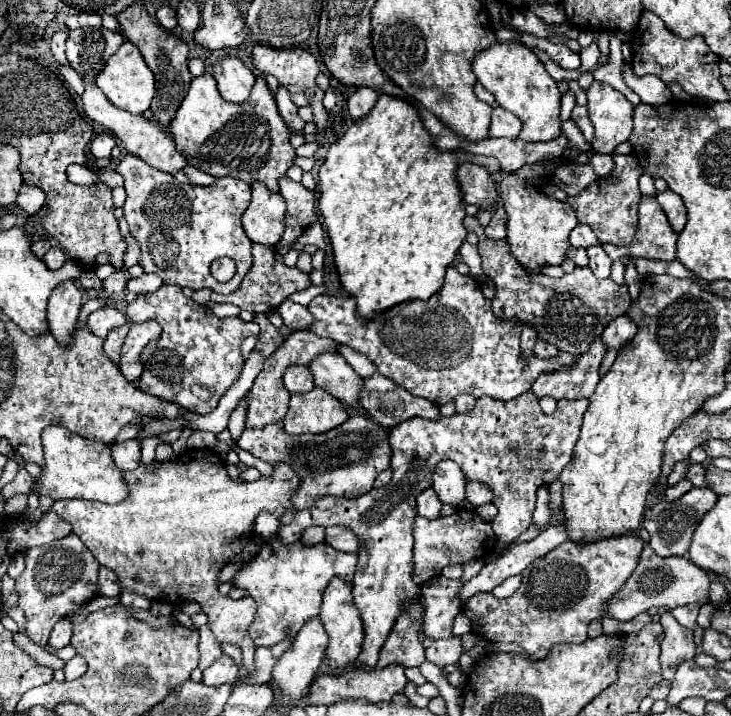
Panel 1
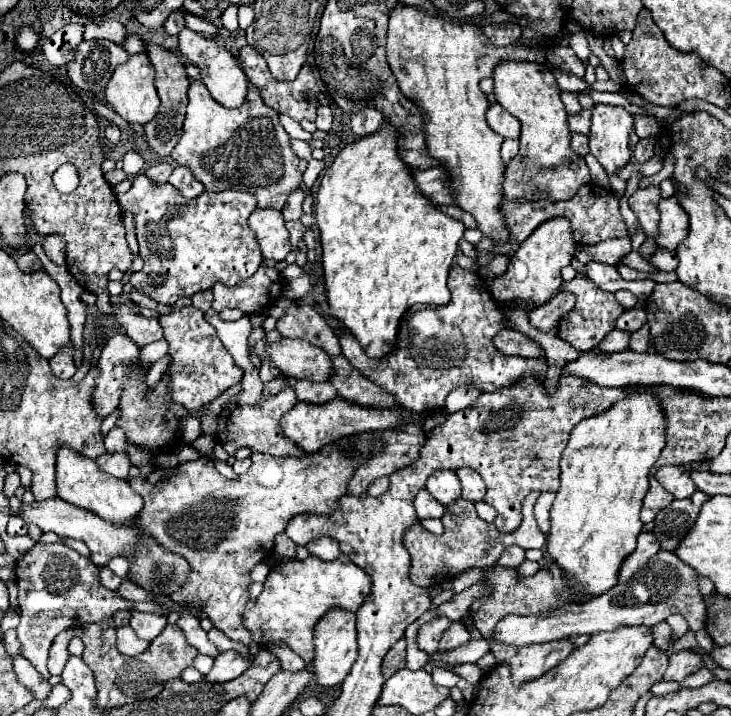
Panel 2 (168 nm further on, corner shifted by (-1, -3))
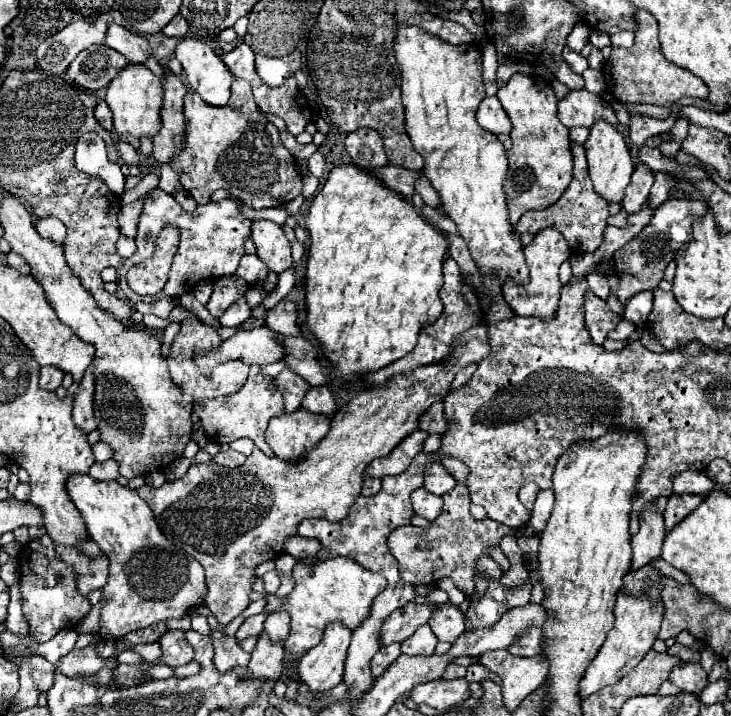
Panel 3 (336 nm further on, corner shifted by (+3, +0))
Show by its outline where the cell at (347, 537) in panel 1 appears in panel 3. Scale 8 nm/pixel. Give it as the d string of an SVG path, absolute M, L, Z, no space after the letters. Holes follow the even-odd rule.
M294 535L294 537L290 537L290 539L284 543L284 551L290 553L290 555L294 555L296 559L316 557L318 551L320 551L320 543L318 543L318 539L306 539L306 537Z

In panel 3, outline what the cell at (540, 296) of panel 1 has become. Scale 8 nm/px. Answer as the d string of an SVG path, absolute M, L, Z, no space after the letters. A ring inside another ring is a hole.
M590 289L584 295L584 311L586 311L586 329L590 333L590 339L598 345L606 341L606 335L610 329L614 329L620 323L620 315L612 313L604 299L596 297Z

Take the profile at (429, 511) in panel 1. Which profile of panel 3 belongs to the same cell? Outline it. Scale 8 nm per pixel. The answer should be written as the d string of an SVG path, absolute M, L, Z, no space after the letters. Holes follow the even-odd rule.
M418 487L412 491L412 507L414 507L414 513L416 515L422 515L426 517L428 521L434 521L438 515L440 515L440 509L442 509L442 499L432 495L430 491L426 491L424 487Z

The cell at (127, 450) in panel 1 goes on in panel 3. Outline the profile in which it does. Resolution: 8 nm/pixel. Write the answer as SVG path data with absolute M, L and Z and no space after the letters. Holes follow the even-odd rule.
M108 459L104 463L94 463L88 471L88 475L96 481L110 481L118 477L118 463L114 459Z

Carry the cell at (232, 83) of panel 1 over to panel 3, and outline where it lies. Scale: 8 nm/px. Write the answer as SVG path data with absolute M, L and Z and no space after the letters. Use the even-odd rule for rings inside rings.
M184 37L176 47L176 59L184 67L188 85L200 93L206 103L216 107L228 103L234 75L210 45L196 37Z

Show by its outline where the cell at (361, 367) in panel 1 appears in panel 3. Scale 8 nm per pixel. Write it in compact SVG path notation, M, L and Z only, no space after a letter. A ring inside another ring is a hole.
M282 299L274 309L270 309L264 323L280 335L298 337L302 333L298 325L298 305L288 299Z

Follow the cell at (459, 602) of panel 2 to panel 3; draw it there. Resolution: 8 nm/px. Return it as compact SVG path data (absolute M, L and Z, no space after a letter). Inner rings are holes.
M408 603L404 607L400 607L398 611L394 611L382 625L382 633L380 639L384 645L390 643L402 643L404 639L408 639L420 625L430 621L430 615L436 611L438 607L434 603Z

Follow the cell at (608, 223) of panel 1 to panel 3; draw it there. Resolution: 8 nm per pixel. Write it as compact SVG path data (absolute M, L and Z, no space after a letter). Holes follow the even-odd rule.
M572 145L572 155L574 155L574 179L568 185L568 189L564 191L564 195L554 205L542 209L542 211L534 211L534 209L532 211L526 211L520 217L520 221L516 225L516 235L520 237L522 245L528 245L538 231L542 231L546 227L554 227L554 225L566 237L566 241L572 247L572 253L576 253L576 255L592 253L602 243L602 235L604 235L604 229L608 225L606 221L610 217L608 203L592 187L592 181L590 181L590 175L588 175L584 147L582 145Z

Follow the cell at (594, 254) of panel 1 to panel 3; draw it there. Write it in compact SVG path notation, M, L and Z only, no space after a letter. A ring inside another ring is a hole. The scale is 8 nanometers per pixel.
M592 271L592 273L588 273L586 283L588 283L588 287L594 291L594 295L598 295L600 299L606 299L606 297L610 295L608 279L606 279L606 275L600 273L600 271Z

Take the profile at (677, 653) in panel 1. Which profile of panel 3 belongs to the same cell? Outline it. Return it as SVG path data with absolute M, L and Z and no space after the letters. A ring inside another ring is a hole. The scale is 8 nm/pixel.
M678 663L670 671L670 681L688 693L700 693L706 687L706 671L700 663Z

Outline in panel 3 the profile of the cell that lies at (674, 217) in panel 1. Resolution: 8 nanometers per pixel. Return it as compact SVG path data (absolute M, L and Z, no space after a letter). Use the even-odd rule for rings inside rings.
M668 199L656 211L652 221L624 247L614 253L614 273L620 277L618 299L628 303L640 291L654 291L662 281L666 265L674 259L678 247L692 239L692 221L706 213L704 201L690 201L690 199Z

